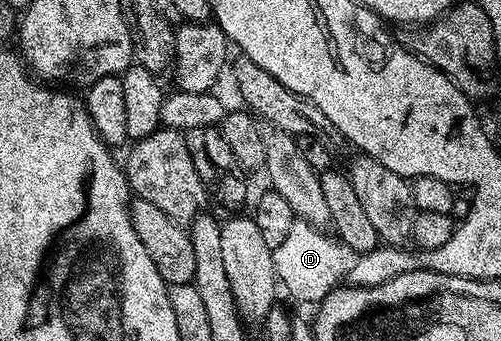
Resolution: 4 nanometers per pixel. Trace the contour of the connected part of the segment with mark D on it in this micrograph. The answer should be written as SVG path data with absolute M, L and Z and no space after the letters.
M295 220L288 231L288 237L282 241L280 248L274 250L275 279L280 283L281 289L287 290L298 302L321 302L346 277L348 251L337 237L327 234L319 227Z

